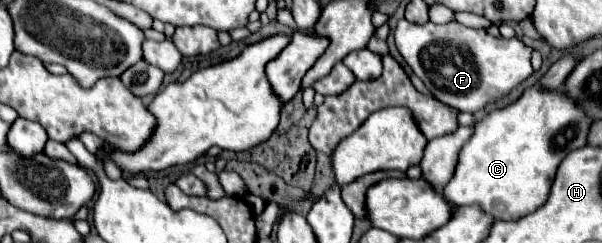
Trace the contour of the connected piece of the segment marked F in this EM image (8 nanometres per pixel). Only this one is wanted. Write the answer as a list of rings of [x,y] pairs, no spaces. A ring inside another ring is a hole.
[[[399,20],[395,28],[395,46],[399,54],[405,56],[413,74],[425,82],[435,98],[459,112],[475,112],[485,108],[489,102],[509,94],[533,74],[533,50],[517,38],[501,38],[497,26],[473,30],[459,22],[449,22],[443,26],[429,22],[423,26],[407,24],[403,30],[403,20]]]

